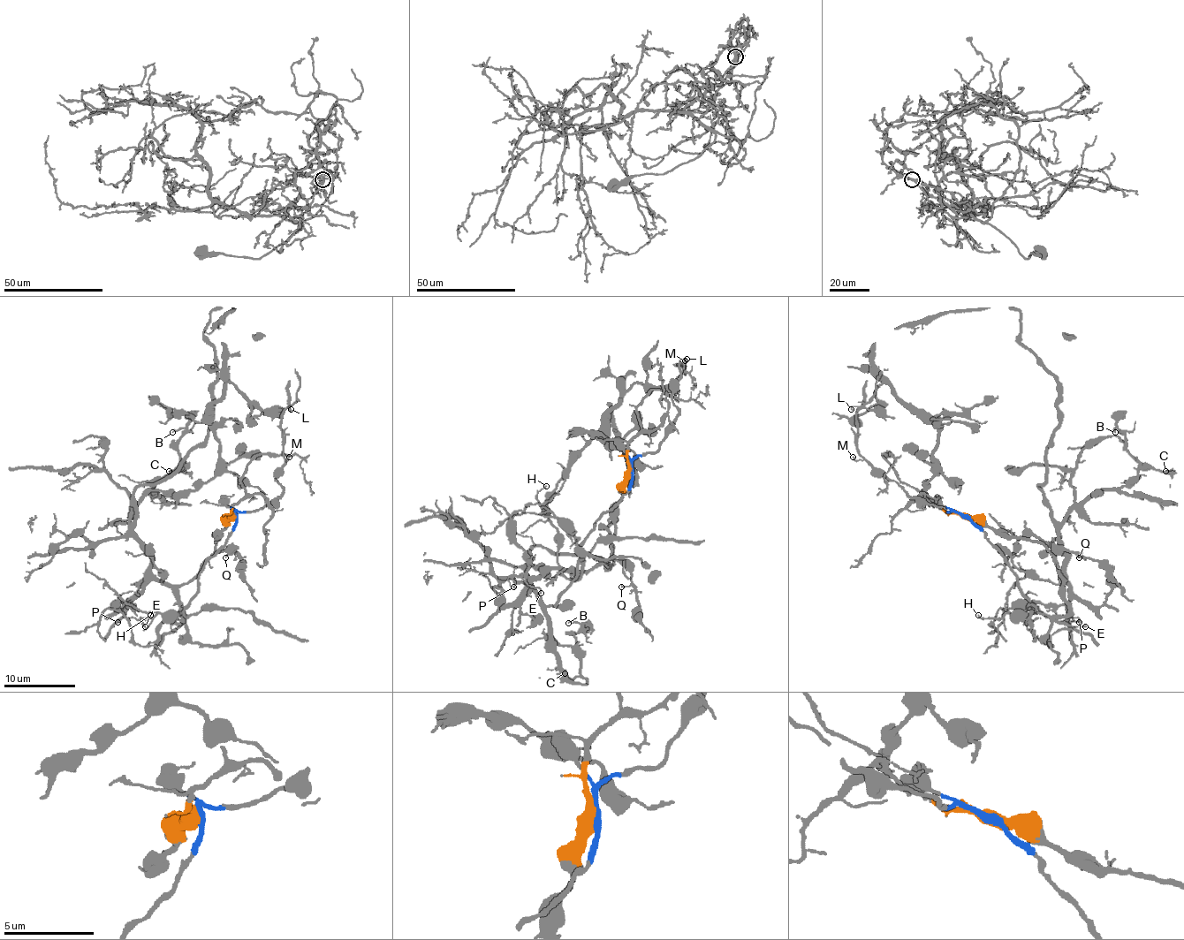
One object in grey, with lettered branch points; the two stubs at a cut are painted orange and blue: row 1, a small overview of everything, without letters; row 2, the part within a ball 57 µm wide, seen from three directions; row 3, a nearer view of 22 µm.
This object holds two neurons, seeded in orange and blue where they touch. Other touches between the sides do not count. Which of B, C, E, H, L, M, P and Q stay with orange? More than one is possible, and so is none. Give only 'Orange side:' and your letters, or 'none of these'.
Orange side: B, C, E, P, Q

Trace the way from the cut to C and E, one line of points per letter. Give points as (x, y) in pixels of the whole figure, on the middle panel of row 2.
C: (630, 472), (612, 554), (588, 570), (527, 572), (550, 633), (580, 662), (580, 674), (564, 672)
E: (630, 472), (618, 504), (612, 554), (588, 570), (548, 570), (541, 577), (521, 577), (541, 593)

